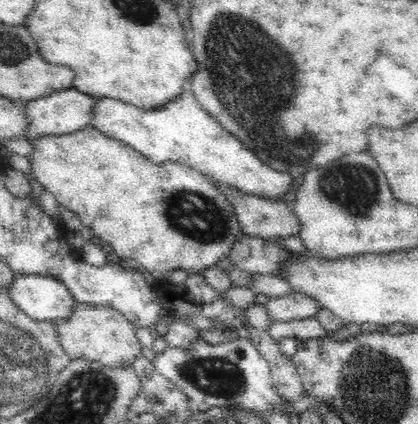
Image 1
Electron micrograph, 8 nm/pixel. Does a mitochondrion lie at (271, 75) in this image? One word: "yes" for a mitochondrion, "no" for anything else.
yes

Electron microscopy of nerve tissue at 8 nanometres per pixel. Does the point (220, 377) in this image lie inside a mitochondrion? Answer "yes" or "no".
yes

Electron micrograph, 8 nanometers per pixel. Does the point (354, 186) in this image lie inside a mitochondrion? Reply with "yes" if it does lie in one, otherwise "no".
yes

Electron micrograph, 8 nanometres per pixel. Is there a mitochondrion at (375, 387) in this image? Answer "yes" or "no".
yes

